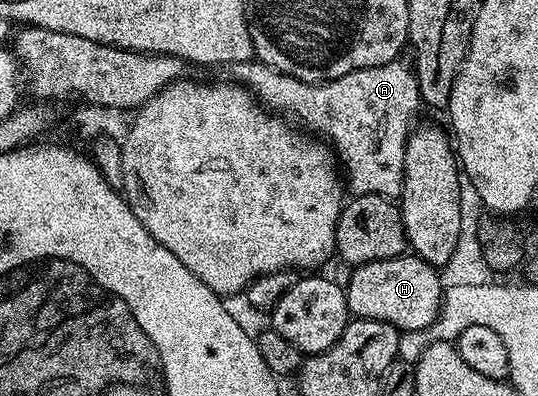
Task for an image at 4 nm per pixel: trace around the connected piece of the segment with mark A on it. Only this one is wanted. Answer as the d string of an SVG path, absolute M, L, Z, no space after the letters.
M253 59L236 62L231 66L230 77L243 85L265 109L297 126L305 125L300 127L323 138L338 158L349 194L373 193L396 199L404 185L408 134L417 120L416 112L422 109L416 74L409 66L407 69L400 64L394 60L382 67L359 69L333 81L308 85L302 79L294 79L294 75L286 75Z

